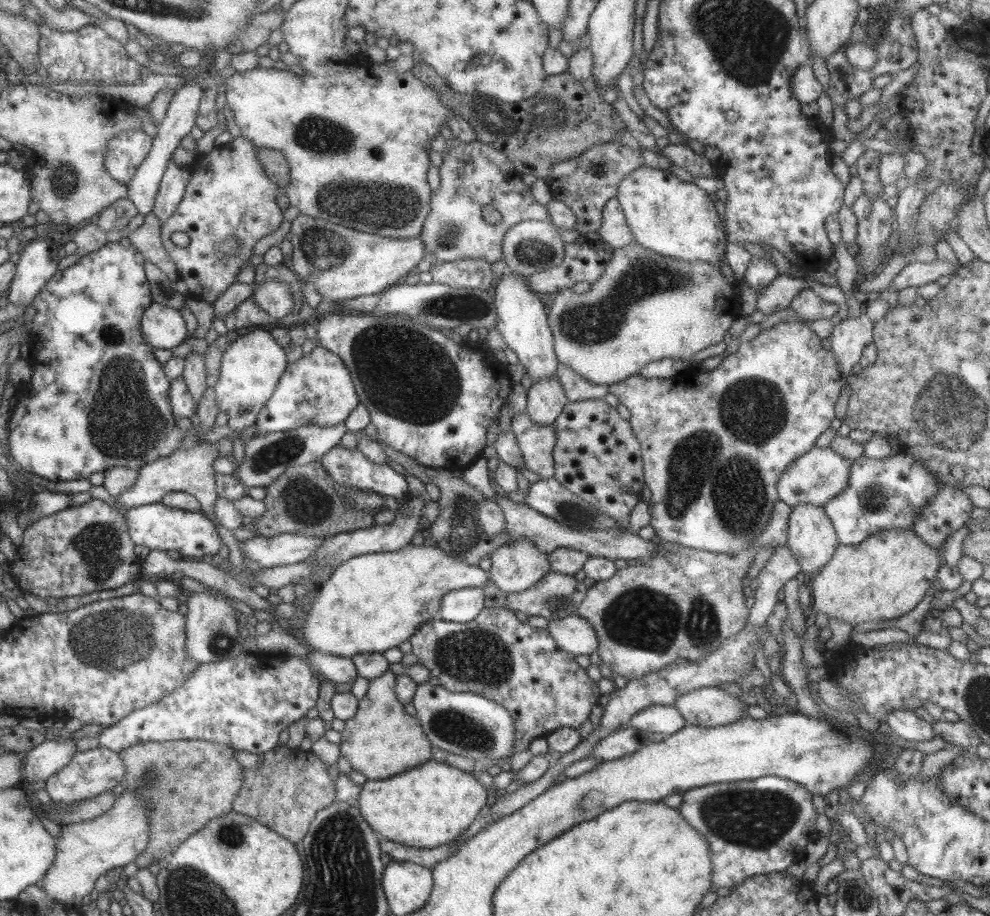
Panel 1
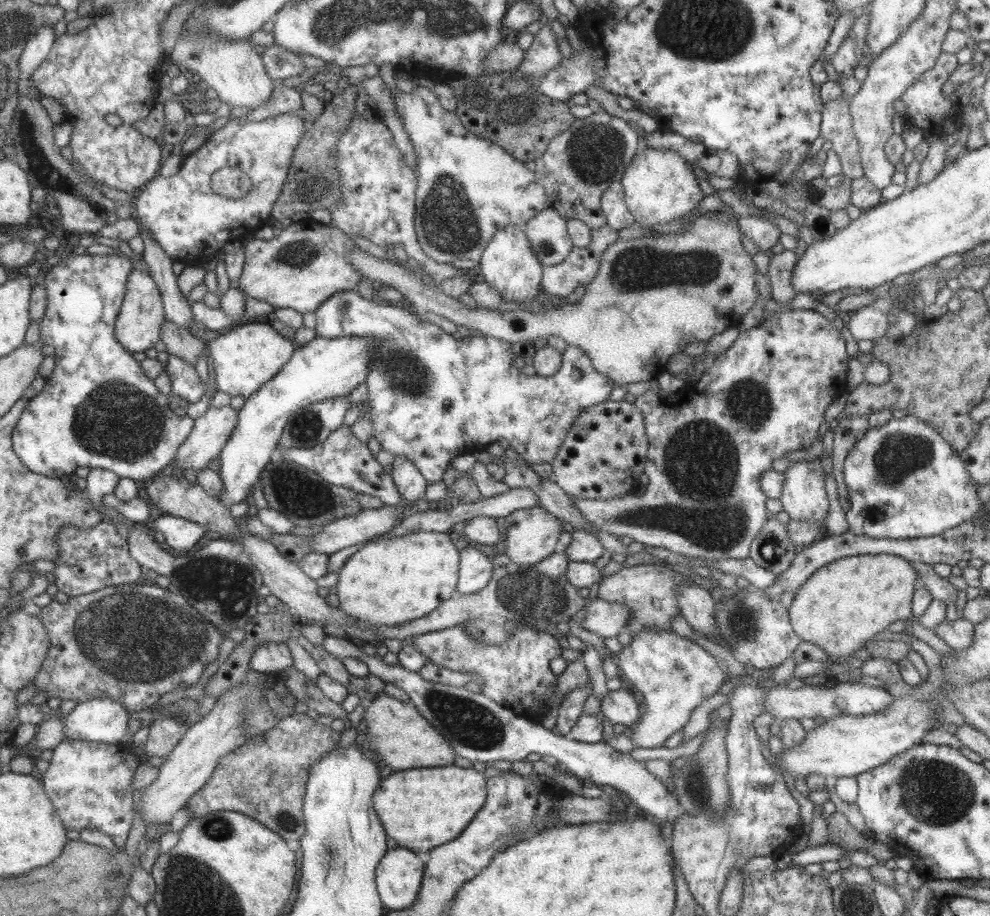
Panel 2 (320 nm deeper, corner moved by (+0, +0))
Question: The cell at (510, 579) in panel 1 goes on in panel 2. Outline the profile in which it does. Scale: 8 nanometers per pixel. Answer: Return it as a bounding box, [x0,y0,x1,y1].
[502,507,561,566]

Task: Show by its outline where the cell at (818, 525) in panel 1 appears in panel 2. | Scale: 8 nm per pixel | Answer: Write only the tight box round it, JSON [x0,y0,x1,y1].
[778,459,828,526]

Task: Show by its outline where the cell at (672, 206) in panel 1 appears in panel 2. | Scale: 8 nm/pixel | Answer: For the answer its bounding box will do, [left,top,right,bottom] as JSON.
[619,146,705,227]

